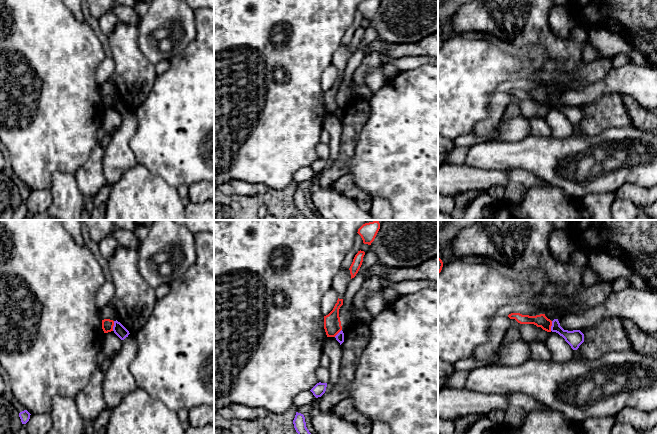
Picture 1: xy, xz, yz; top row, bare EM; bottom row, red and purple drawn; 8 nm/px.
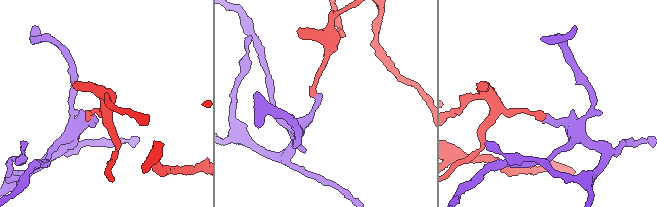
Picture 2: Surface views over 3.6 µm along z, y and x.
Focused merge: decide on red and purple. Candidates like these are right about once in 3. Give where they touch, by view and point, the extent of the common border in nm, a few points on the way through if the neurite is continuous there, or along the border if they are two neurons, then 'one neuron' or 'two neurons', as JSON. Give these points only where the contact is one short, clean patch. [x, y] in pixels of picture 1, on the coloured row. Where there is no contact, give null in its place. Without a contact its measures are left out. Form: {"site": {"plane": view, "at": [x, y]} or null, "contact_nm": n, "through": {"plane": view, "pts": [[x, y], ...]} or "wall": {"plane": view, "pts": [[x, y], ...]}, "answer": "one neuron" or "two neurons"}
{"site": {"plane": "xy", "at": [113, 325]}, "contact_nm": 80, "wall": {"plane": "xy", "pts": [[114, 321], [112, 330]]}, "answer": "two neurons"}

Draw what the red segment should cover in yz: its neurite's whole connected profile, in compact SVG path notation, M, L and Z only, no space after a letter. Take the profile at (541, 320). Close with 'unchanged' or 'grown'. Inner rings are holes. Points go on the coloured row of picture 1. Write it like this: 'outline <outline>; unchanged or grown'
outline M511 313L508 317L510 319L515 319L520 324L534 324L547 332L551 332L552 321L548 319L545 314L529 316L520 313Z; unchanged

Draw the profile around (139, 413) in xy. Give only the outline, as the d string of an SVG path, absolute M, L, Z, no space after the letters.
M137 388L111 410L106 434L185 434L178 412Z

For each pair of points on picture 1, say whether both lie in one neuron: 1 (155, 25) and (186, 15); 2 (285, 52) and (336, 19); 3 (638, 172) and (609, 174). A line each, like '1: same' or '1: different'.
1: same
2: same
3: same

